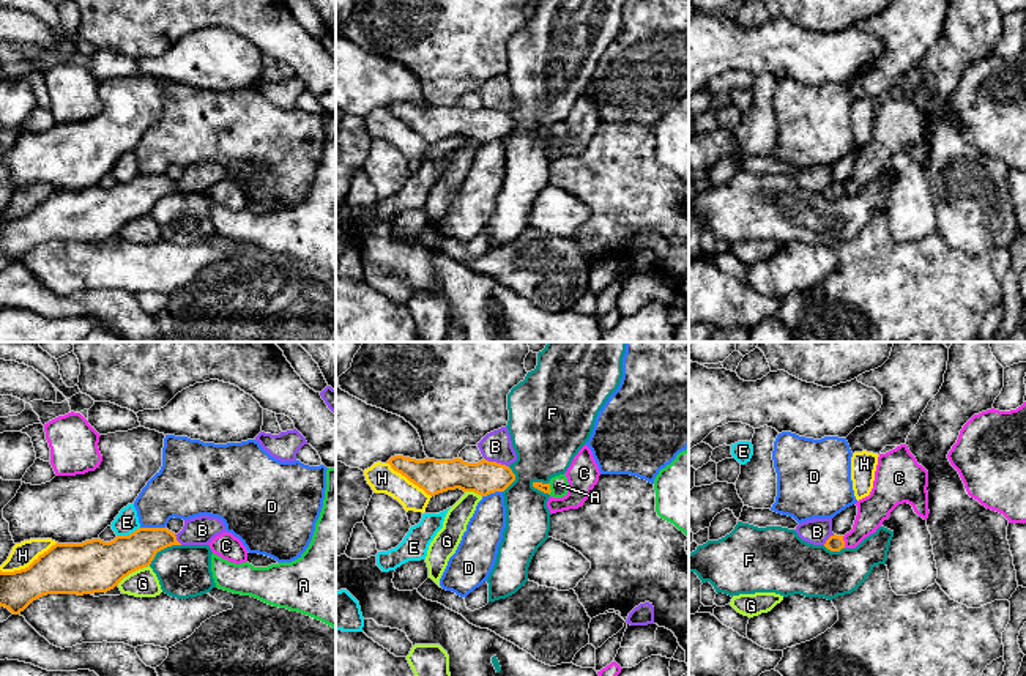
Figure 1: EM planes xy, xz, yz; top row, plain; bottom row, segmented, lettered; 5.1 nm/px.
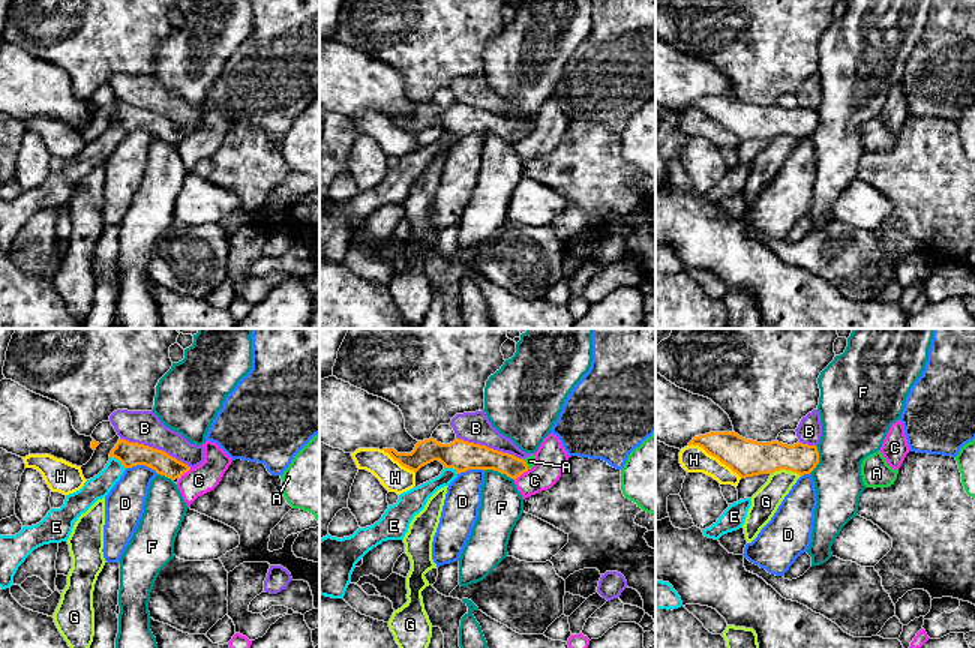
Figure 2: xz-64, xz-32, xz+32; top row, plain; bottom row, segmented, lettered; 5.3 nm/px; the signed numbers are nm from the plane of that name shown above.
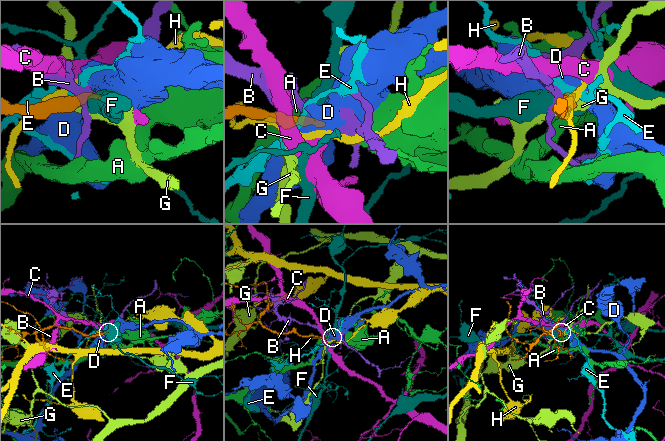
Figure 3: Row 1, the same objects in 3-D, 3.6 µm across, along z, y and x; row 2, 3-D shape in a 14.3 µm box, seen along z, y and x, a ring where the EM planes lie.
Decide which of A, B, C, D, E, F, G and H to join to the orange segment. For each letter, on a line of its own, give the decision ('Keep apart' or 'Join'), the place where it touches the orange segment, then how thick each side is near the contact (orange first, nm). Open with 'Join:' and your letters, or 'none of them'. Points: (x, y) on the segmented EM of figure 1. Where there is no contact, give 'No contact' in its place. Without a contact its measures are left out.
Join: A
A: Join. Touches orange at xz (549, 489). Thickness 50 nm (orange) against 90 nm
B: Keep apart. Touches orange at xz (495, 462). Thickness 170 nm (orange) against 160 nm
C: Keep apart. Touches orange at yz (843, 542). Thickness 80 nm (orange) against 160 nm
D: Keep apart. Touches orange at xy (153, 528). Thickness 200 nm (orange) against 300 nm
E: Keep apart. Touches orange at xy (130, 534). Thickness 280 nm (orange) against 120 nm
F: Keep apart. Touches orange at xy (163, 549). Thickness 200 nm (orange) against 280 nm
G: Keep apart. Touches orange at xy (133, 571). Thickness 280 nm (orange) against 140 nm
H: Keep apart. Touches orange at xy (30, 564). Thickness 260 nm (orange) against 120 nm

